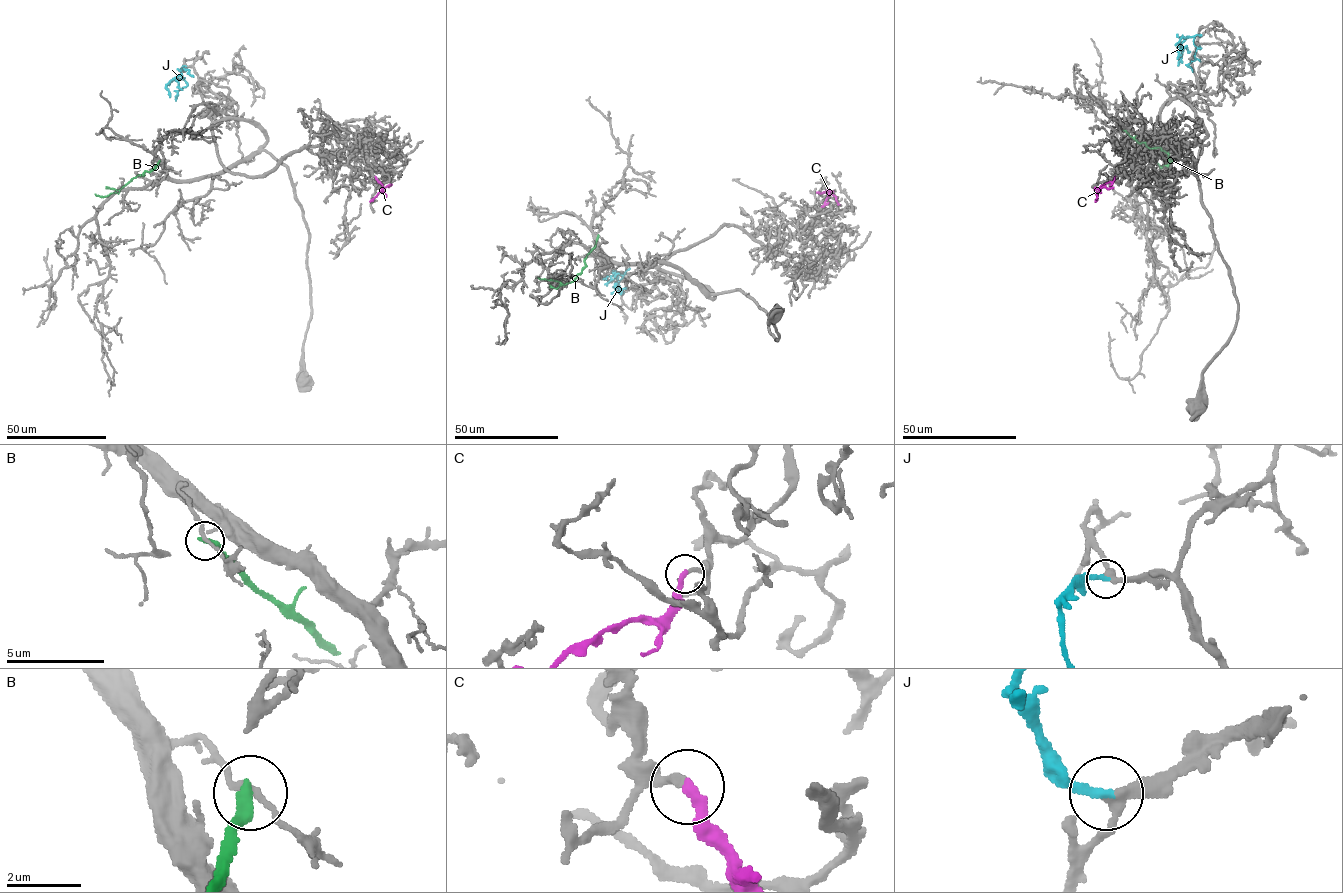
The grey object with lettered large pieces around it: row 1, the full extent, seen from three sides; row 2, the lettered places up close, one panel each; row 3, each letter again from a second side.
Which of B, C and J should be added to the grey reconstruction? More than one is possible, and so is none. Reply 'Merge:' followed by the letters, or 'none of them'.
Merge: C, J

